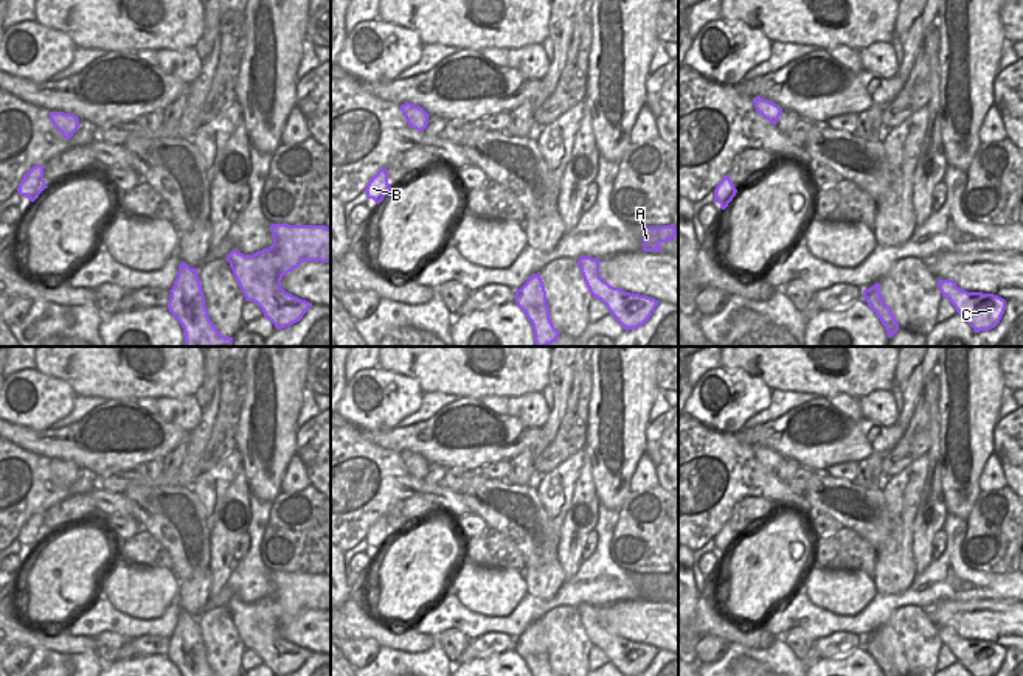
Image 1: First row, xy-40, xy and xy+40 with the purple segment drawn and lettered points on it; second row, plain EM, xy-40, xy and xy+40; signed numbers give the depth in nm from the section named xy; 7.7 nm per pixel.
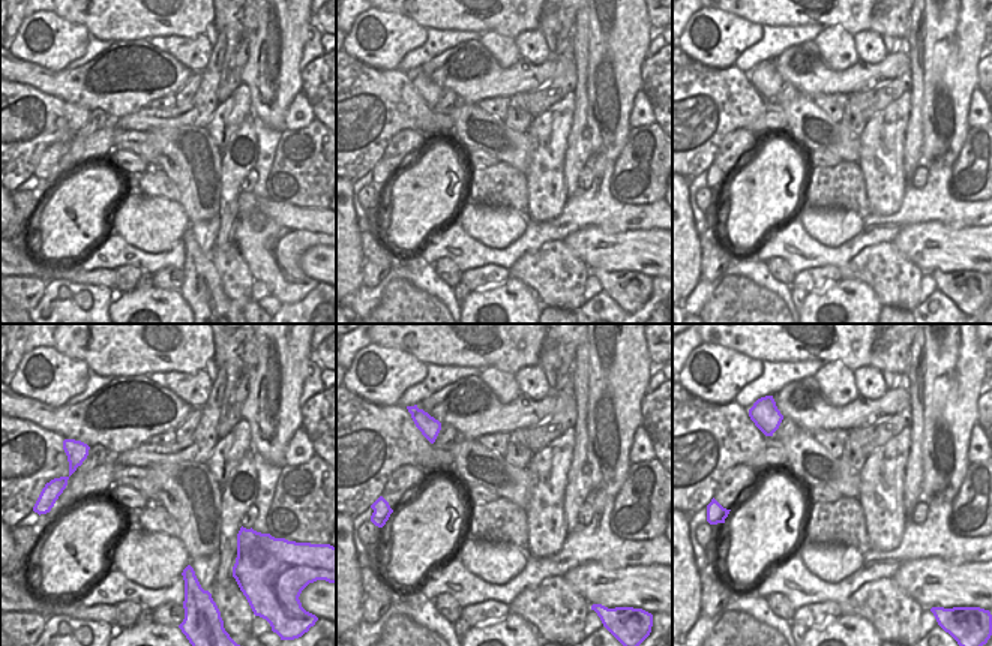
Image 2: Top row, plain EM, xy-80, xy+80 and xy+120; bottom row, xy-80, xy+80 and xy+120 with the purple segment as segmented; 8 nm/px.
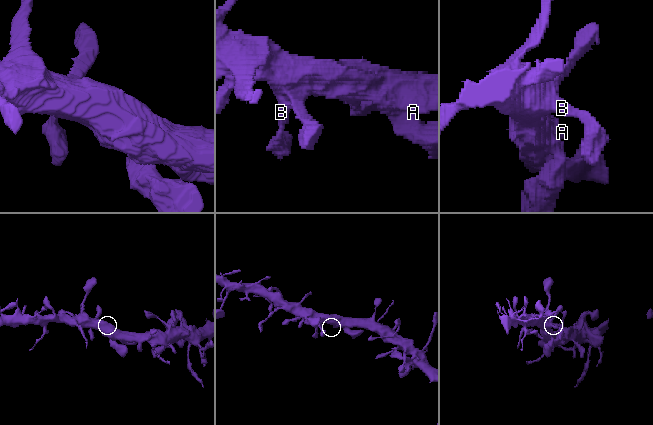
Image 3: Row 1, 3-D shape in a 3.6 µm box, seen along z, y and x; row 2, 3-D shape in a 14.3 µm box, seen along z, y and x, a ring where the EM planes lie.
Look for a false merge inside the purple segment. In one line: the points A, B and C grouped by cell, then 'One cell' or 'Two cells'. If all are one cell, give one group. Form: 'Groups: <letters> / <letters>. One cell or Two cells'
Groups: A B C. One cell

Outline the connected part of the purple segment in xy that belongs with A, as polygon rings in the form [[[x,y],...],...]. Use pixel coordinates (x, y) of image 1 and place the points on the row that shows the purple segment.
[[[674,224],[661,227],[643,227],[643,250],[663,252],[660,244],[674,239],[677,233],[678,227]]]

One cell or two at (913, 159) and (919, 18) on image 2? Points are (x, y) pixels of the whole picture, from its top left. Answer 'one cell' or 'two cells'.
one cell

